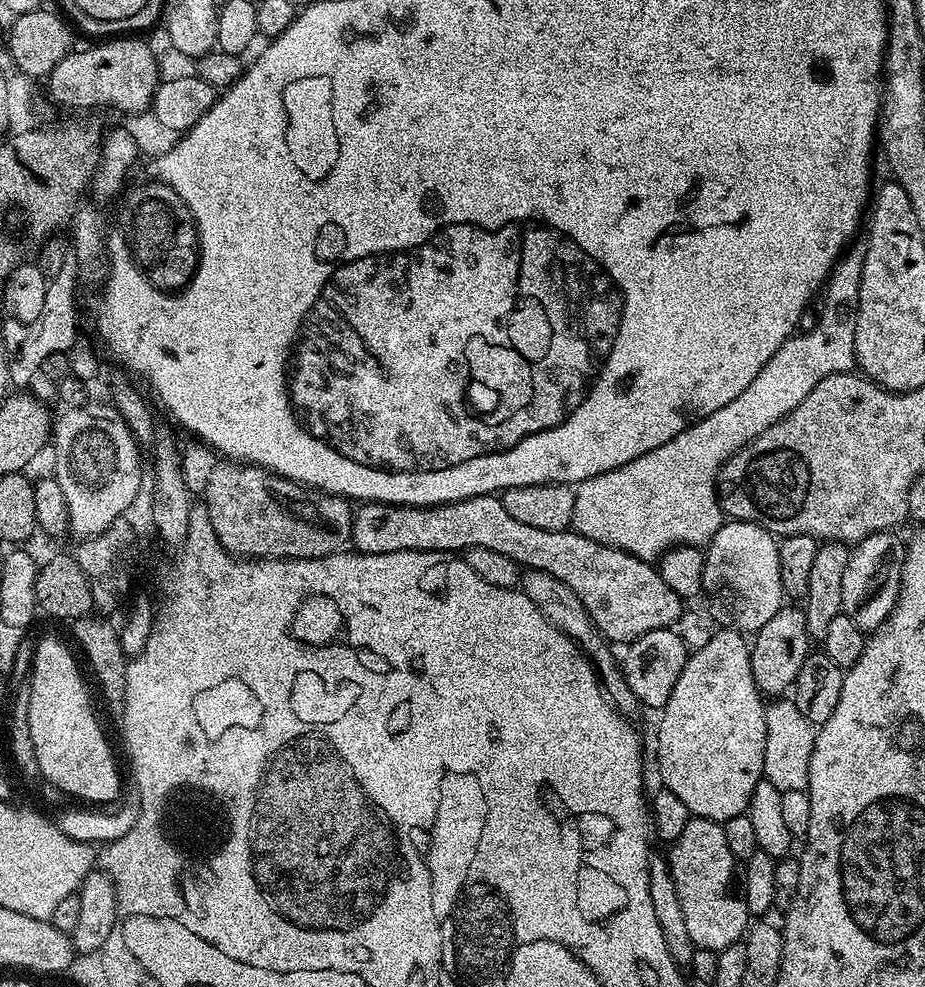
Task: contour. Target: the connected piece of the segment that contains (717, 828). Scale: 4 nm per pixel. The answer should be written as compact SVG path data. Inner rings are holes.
M692 816L686 822L686 830L671 841L669 848L672 849L668 852L666 863L674 878L674 890L678 890L682 918L686 918L686 931L696 947L718 953L726 946L741 943L750 917L738 875L738 861L734 854L730 854L723 823Z

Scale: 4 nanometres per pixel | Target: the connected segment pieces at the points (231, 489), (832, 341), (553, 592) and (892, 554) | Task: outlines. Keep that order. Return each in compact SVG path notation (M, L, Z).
M235 458L221 459L211 471L210 482L202 495L202 507L208 511L210 526L218 534L218 542L227 552L241 558L254 560L313 560L333 556L347 549L352 538L354 508L343 496L308 488L293 480L287 480L269 468L241 462Z
M853 243L844 255L836 262L835 268L828 275L822 288L824 301L819 301L820 317L818 326L814 330L797 331L788 337L788 341L780 347L778 354L758 370L758 378L738 394L722 410L714 410L706 418L692 424L682 434L670 438L670 442L662 442L658 450L650 450L650 454L642 454L642 458L634 458L634 462L626 462L626 466L618 466L614 470L606 470L606 474L598 474L589 480L575 485L576 501L574 502L574 518L572 528L578 534L590 538L599 544L611 548L621 548L631 556L637 556L649 562L659 561L660 557L671 548L679 548L681 544L707 545L714 538L716 532L721 531L722 522L725 523L724 511L720 509L720 497L716 495L716 478L720 475L720 468L742 446L746 446L758 434L762 434L774 422L778 422L822 378L839 372L852 372L856 368L854 354L854 326L856 325L856 311L858 310L858 290L862 282L863 258L865 245Z
M526 568L521 571L518 588L526 598L530 598L530 602L534 602L536 609L558 631L569 636L575 644L580 645L581 652L585 653L591 660L592 667L595 668L597 676L600 677L601 685L608 699L616 705L616 711L625 714L641 711L640 699L634 694L634 690L630 690L624 677L621 661L618 656L611 652L613 649L610 647L609 641L600 635L600 631L594 626L590 614L586 614L586 606L582 606L578 594L574 594L574 590L570 590L570 586L566 586L566 582L558 582L558 578L554 578L554 574L546 574L542 570L534 570L533 568Z
M892 530L870 534L851 549L848 557L846 574L842 577L842 612L865 634L883 626L900 593L906 544L896 534Z

